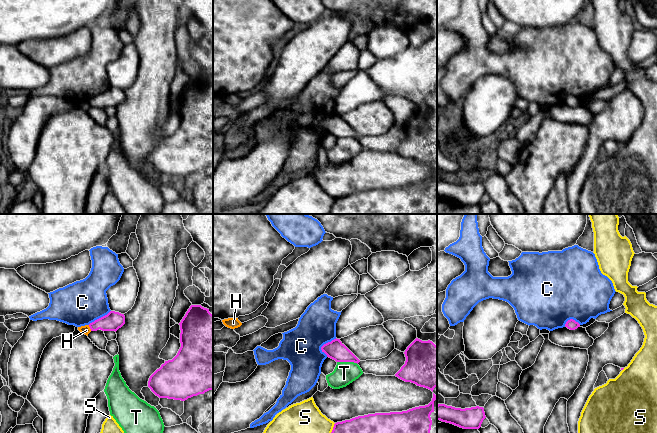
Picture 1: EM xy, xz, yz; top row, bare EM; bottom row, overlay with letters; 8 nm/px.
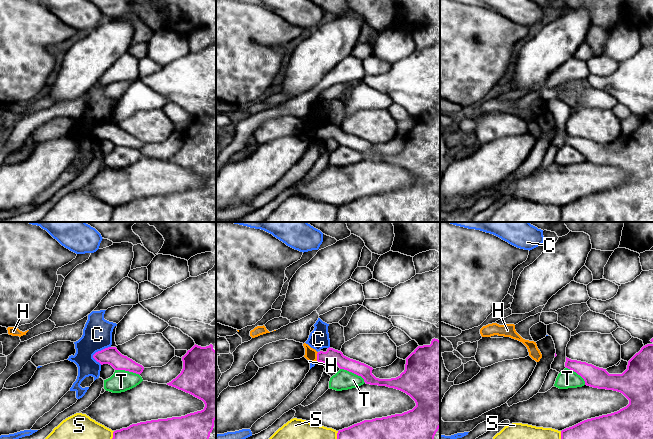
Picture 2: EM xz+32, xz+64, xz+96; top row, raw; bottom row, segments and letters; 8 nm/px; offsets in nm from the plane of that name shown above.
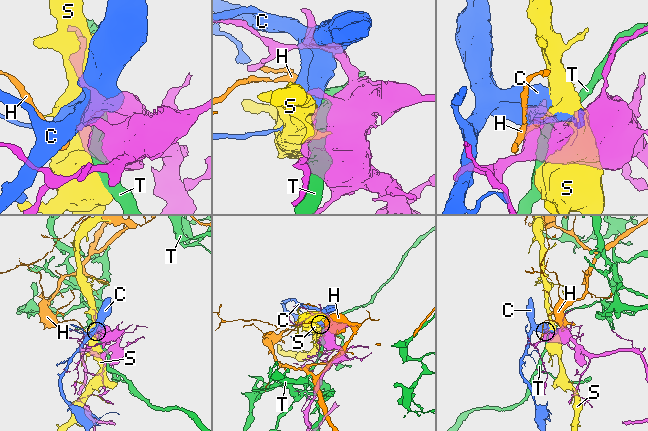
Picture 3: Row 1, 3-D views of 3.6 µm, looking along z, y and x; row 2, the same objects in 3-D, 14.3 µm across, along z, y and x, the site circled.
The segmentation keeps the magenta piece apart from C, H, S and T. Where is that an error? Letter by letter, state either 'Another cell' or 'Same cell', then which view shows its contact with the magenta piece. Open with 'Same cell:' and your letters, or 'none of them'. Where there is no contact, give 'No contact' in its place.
Same cell: none of them
C: Another cell. Touches magenta in xz
H: Another cell. Touches magenta in xy
S: Another cell. Touches magenta in xz
T: Another cell. Touches magenta in xz

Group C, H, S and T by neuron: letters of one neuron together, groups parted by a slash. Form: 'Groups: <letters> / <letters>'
Groups: C / H / S / T

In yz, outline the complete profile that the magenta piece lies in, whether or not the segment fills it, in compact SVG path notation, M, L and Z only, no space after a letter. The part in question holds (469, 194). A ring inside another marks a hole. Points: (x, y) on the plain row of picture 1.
M445 180L437 181L437 196L463 205L479 205L486 194L483 183L455 184Z

